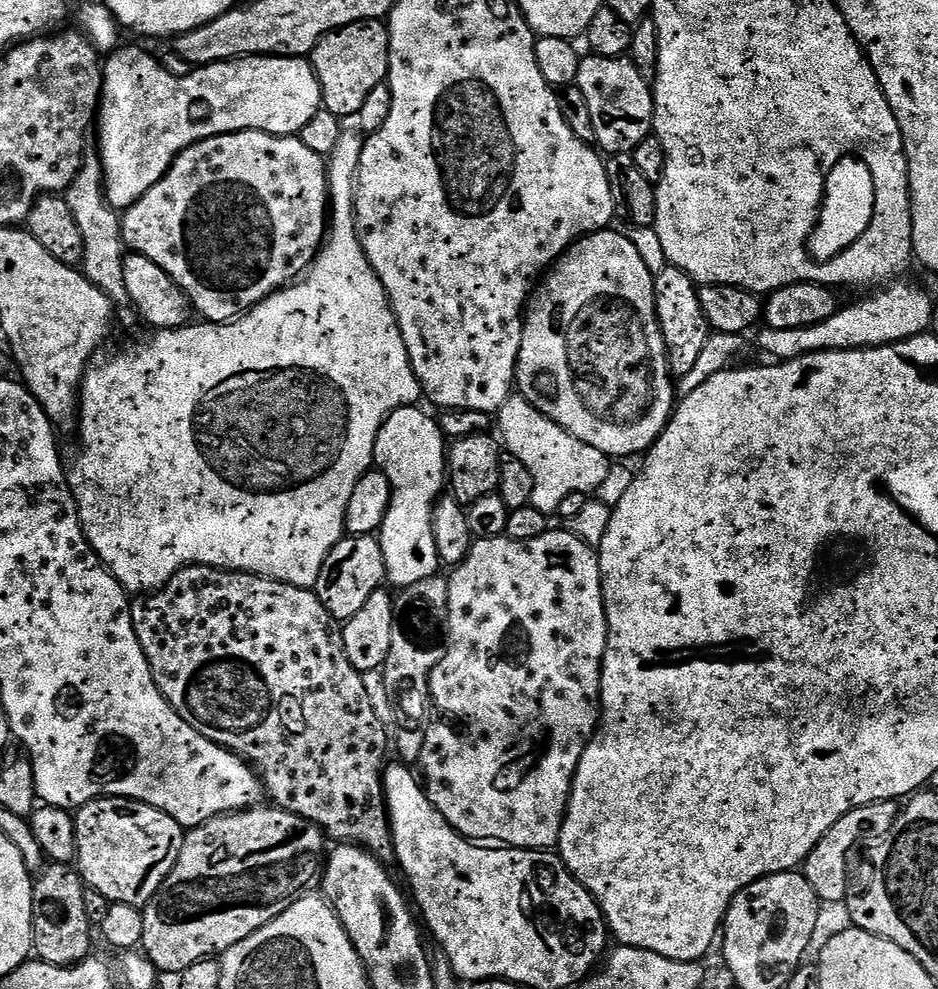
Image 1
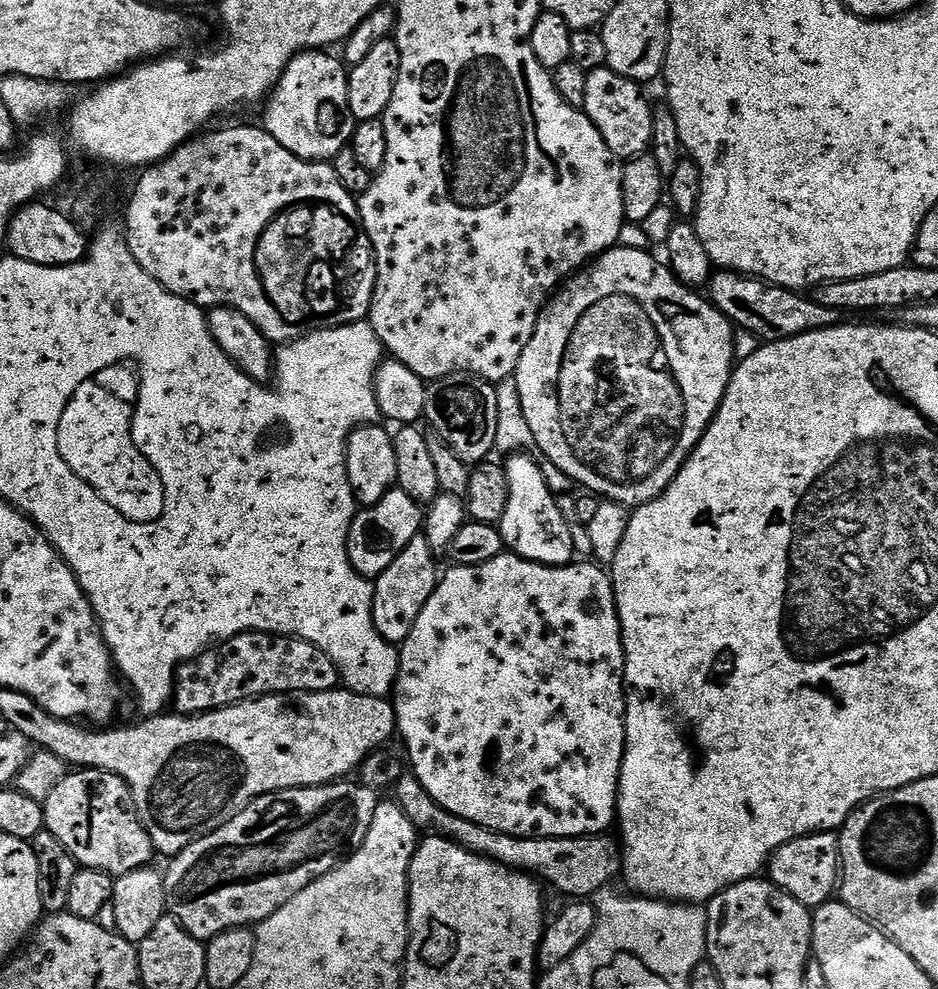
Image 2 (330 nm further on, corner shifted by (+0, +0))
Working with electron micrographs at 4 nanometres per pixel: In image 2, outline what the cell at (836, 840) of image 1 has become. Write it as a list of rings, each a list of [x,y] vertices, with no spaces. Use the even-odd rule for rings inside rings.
[[[835,831],[813,832],[811,836],[803,836],[797,840],[786,842],[776,853],[771,856],[766,865],[767,879],[777,884],[790,898],[802,902],[810,910],[821,908],[824,904],[833,899],[834,893],[838,888],[840,878],[840,837]]]

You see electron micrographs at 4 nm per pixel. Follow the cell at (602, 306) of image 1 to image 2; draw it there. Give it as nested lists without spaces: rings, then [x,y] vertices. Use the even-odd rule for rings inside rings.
[[[610,248],[603,252],[591,267],[569,279],[563,291],[541,311],[536,328],[528,339],[528,345],[522,350],[514,377],[518,386],[518,398],[522,402],[522,414],[526,414],[526,422],[530,426],[535,447],[544,451],[547,463],[563,472],[569,481],[576,483],[577,480],[584,487],[582,489],[589,493],[613,504],[625,506],[648,504],[657,500],[667,490],[670,482],[679,474],[680,468],[688,461],[692,449],[704,437],[704,432],[709,422],[715,418],[716,411],[720,409],[720,403],[732,377],[734,361],[737,359],[732,321],[713,308],[701,293],[700,297],[696,293],[699,291],[680,283],[671,271],[661,261],[660,265],[650,253],[651,251],[643,248]]]

